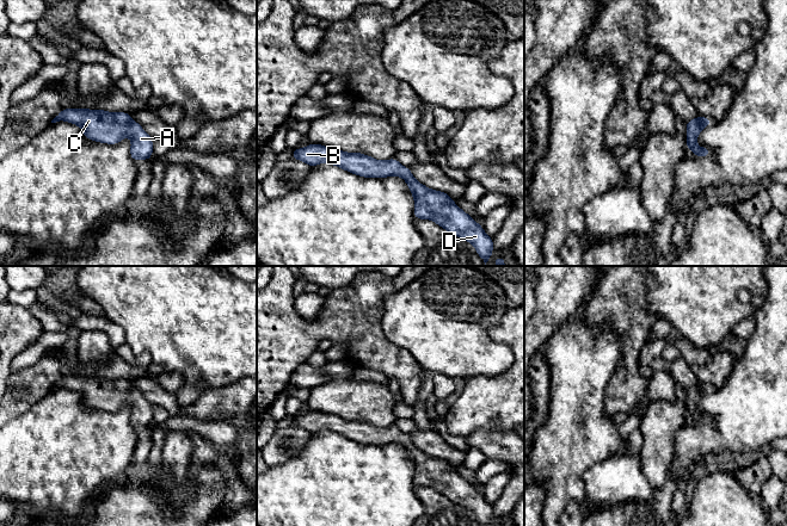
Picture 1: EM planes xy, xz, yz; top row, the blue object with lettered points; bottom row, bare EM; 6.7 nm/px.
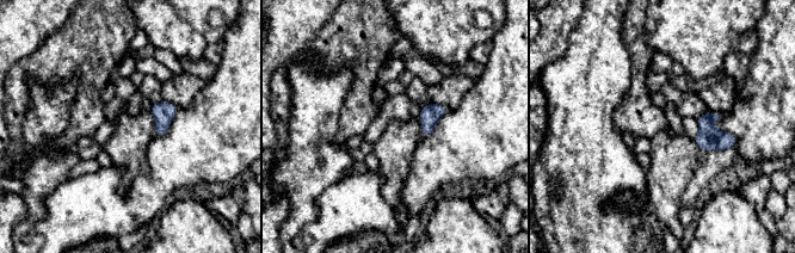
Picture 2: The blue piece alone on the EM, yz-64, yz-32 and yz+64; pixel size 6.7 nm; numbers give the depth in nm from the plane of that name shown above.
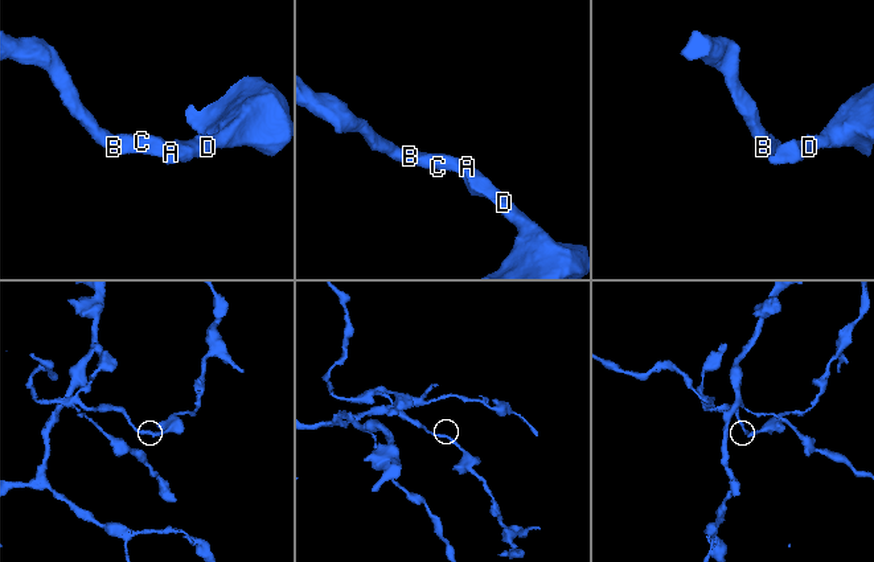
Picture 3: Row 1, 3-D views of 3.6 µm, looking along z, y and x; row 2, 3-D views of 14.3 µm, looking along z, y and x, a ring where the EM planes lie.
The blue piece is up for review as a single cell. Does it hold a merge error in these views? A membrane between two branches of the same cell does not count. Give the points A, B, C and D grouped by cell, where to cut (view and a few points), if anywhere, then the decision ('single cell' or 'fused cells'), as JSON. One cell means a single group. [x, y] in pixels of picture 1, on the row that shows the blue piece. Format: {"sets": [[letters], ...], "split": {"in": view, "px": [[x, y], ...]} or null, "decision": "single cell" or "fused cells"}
{"sets": [["A", "B", "C", "D"]], "split": null, "decision": "single cell"}

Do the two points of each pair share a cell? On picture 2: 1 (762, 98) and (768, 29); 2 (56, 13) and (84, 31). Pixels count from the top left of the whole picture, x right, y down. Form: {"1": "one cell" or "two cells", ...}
{"1": "one cell", "2": "two cells"}

